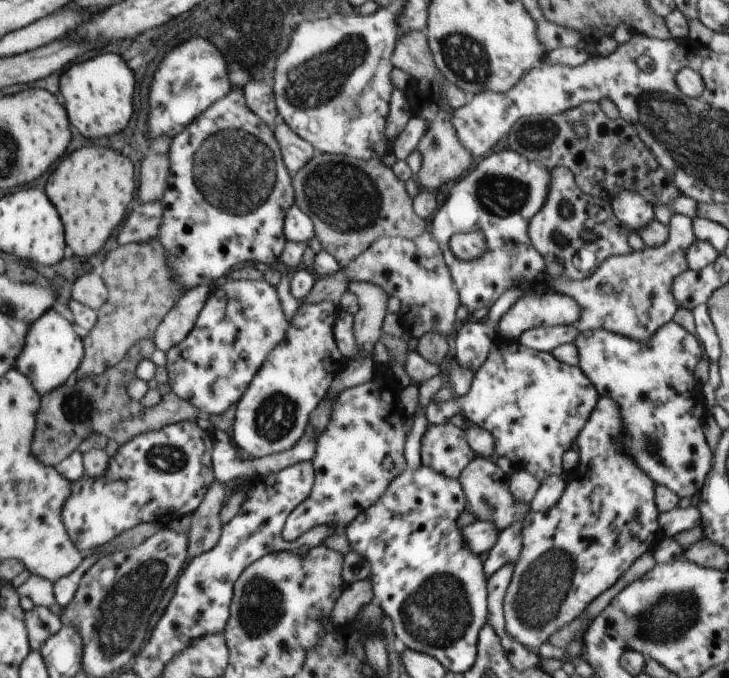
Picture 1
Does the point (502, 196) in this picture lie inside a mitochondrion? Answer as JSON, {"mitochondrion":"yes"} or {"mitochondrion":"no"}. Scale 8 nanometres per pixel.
{"mitochondrion":"yes"}

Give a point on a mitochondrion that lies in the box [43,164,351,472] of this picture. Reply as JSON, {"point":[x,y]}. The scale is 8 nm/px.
{"point":[83,407]}

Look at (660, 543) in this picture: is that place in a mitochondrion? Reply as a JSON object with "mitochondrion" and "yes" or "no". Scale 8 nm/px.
{"mitochondrion":"no"}

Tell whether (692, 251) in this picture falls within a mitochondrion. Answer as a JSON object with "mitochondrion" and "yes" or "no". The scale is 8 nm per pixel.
{"mitochondrion":"no"}

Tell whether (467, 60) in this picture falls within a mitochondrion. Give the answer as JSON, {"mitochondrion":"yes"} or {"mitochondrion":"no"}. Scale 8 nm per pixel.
{"mitochondrion":"yes"}

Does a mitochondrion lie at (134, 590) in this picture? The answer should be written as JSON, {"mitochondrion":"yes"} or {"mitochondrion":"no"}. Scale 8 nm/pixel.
{"mitochondrion":"yes"}

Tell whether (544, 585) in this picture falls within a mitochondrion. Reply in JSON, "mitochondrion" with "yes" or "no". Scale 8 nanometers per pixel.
{"mitochondrion":"yes"}

